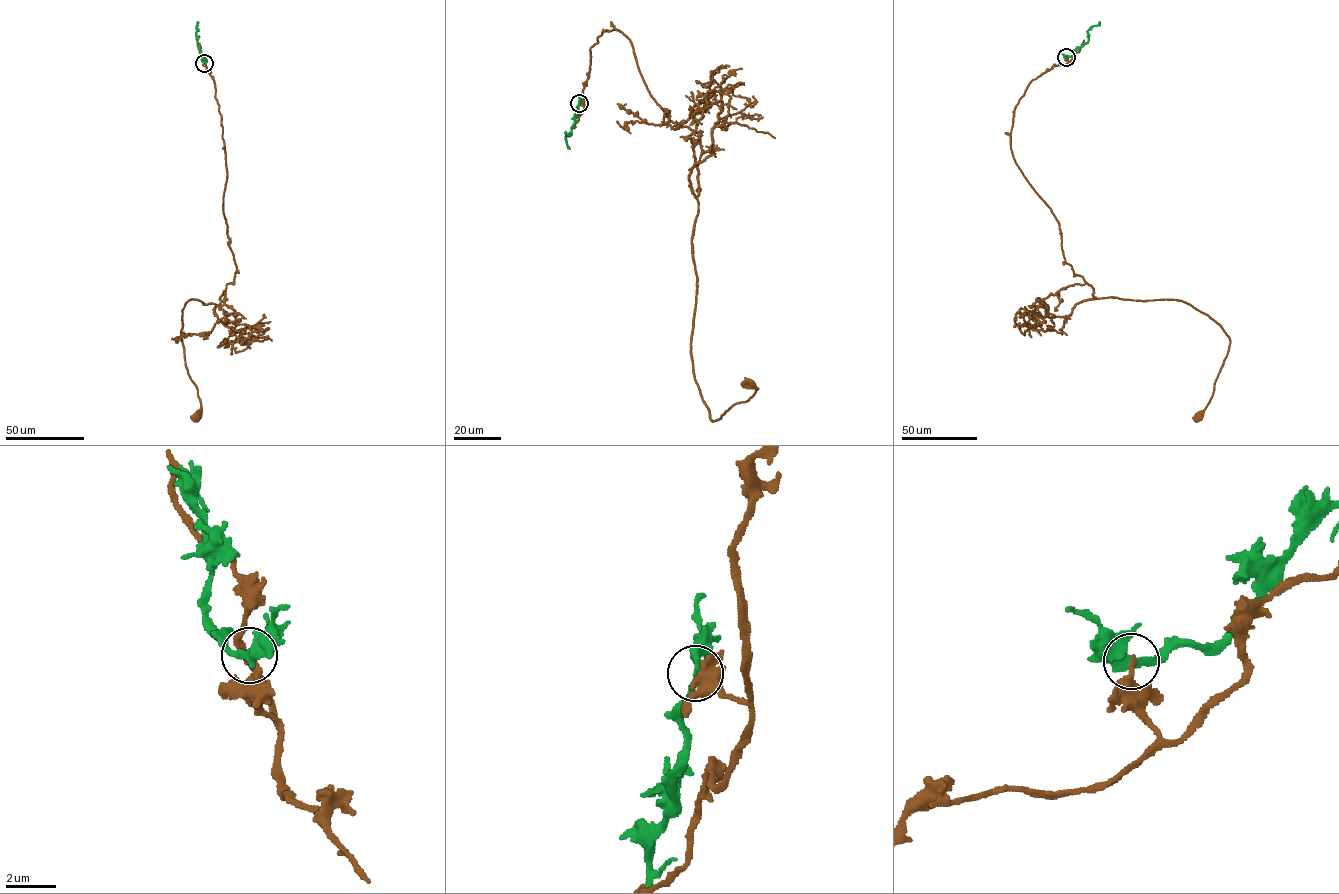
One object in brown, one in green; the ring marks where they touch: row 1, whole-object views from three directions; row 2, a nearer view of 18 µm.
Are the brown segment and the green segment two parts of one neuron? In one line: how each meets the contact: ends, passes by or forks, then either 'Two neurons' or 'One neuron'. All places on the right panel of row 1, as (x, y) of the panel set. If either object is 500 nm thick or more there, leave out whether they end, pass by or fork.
At the ring brown ends. At the ring green passes by. Two neurons

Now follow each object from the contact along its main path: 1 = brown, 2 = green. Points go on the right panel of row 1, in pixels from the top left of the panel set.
1: (1066, 57), (1016, 106), (1013, 158), (1093, 296), (1184, 301), (1229, 337), (1197, 416)
2: (1066, 57), (1087, 42), (1087, 31), (1099, 21)

